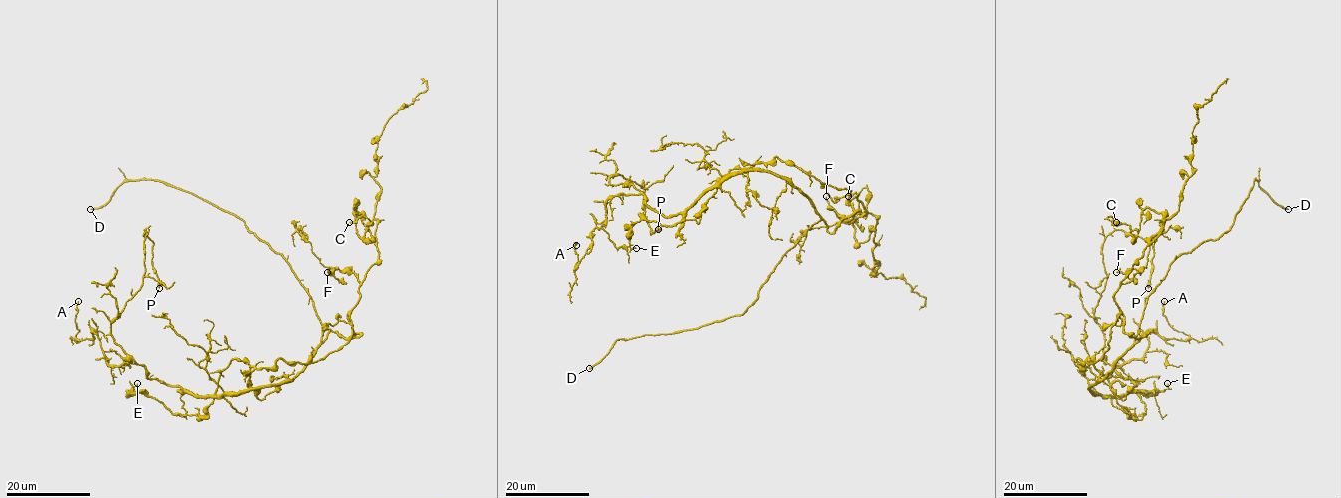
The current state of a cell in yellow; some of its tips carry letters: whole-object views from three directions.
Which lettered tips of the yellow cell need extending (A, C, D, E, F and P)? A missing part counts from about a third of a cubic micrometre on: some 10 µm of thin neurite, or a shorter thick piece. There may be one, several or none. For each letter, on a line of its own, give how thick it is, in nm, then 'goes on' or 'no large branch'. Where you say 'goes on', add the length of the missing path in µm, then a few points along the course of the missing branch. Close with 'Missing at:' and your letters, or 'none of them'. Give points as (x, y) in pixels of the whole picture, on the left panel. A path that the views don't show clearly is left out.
A: calibre 240 nm; no large branch
C: calibre 280 nm; no large branch
D: calibre 280 nm; goes on; missing 100 µm
E: calibre 220 nm; no large branch
F: calibre 150 nm; no large branch
P: calibre 280 nm; no large branch
Missing at: D

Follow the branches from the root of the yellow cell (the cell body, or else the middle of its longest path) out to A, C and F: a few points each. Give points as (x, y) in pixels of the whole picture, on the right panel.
A: (1120, 358), (1094, 393), (1136, 384), (1114, 361), (1140, 359), (1151, 332), (1188, 337), (1164, 301)
C: (1120, 358), (1152, 331), (1127, 335), (1114, 293), (1162, 214), (1146, 207), (1136, 236), (1107, 218), (1116, 222)
F: (1120, 358), (1147, 331), (1152, 331), (1138, 338), (1124, 332), (1123, 314), (1114, 293), (1139, 272), (1116, 272)

